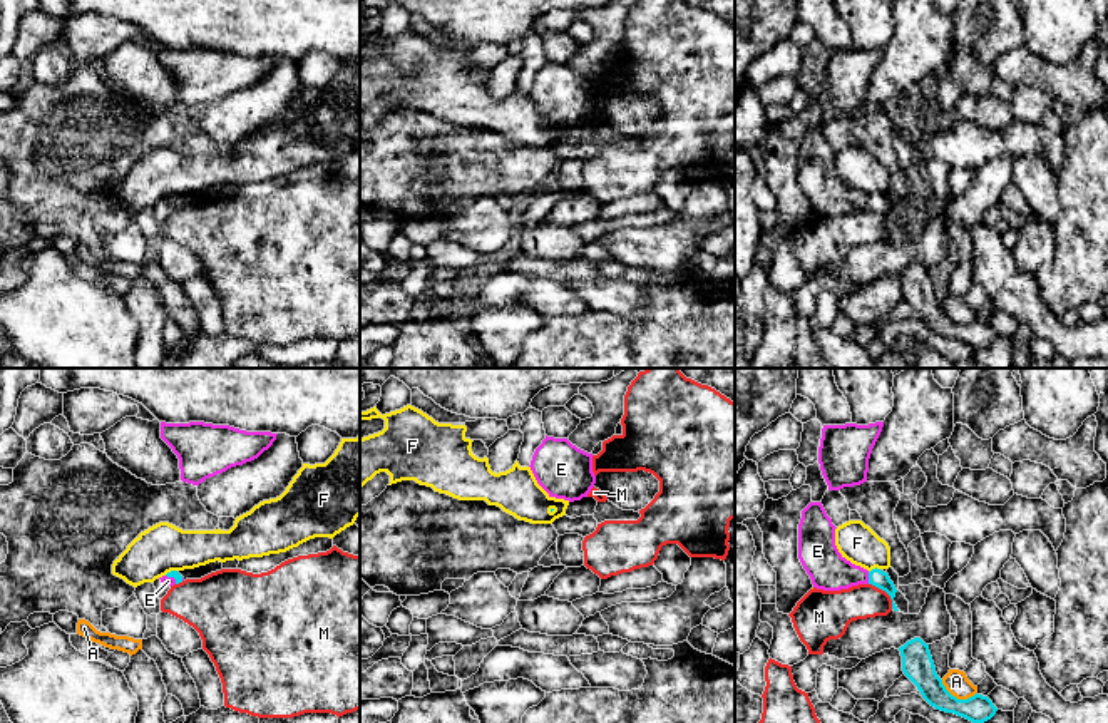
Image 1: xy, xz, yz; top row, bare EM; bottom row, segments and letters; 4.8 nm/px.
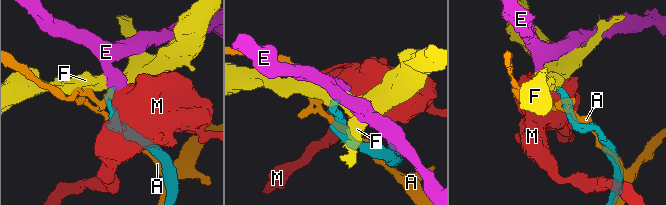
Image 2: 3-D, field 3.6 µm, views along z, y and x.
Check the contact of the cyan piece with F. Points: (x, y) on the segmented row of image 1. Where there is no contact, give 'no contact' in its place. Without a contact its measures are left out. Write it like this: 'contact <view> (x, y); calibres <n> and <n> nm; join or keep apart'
contact yz (876, 568); calibres 90 and 190 nm; keep apart

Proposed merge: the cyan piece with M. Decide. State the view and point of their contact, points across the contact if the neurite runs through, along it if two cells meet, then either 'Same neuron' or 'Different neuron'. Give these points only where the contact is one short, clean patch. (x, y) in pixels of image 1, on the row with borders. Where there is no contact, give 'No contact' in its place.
Touches cyan at yz (886, 591). Boundary: yz (869, 583), (889, 596), (892, 608). Different neuron

